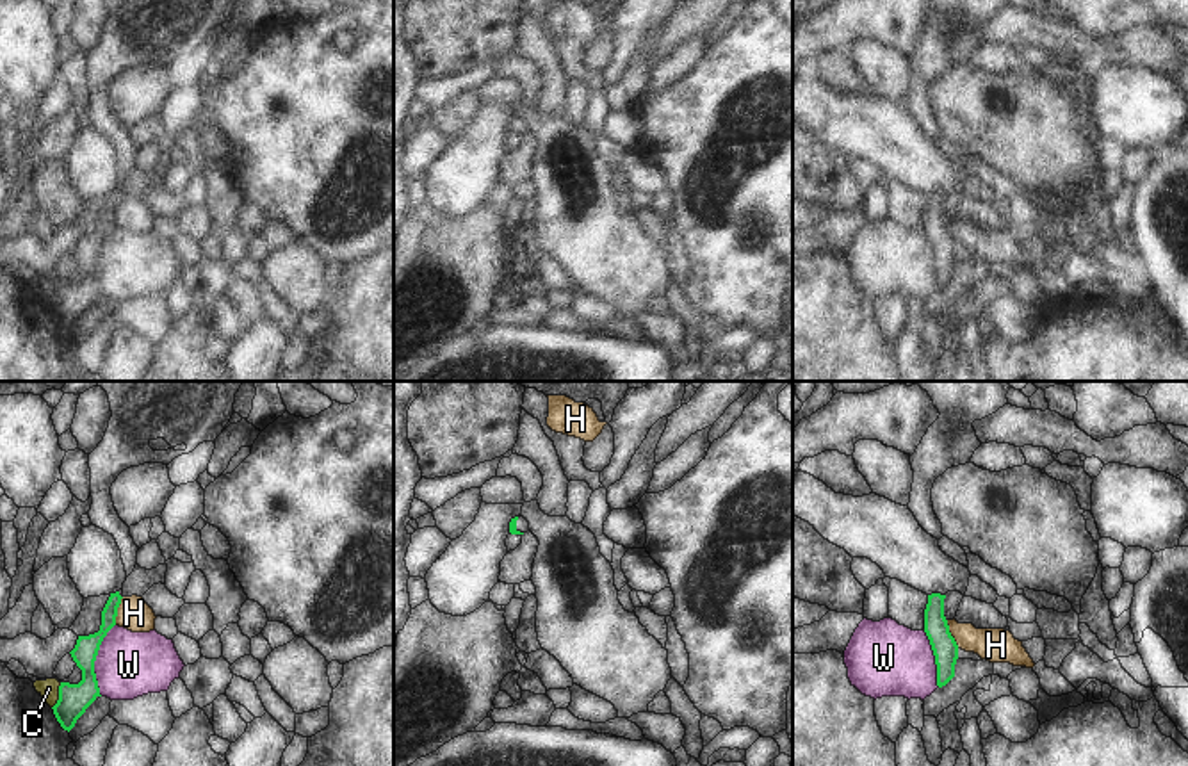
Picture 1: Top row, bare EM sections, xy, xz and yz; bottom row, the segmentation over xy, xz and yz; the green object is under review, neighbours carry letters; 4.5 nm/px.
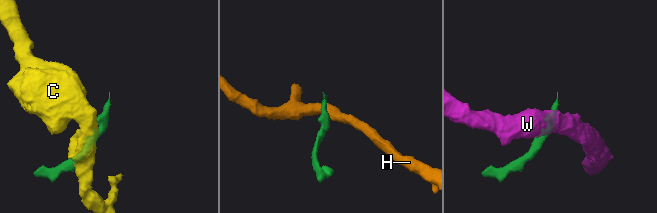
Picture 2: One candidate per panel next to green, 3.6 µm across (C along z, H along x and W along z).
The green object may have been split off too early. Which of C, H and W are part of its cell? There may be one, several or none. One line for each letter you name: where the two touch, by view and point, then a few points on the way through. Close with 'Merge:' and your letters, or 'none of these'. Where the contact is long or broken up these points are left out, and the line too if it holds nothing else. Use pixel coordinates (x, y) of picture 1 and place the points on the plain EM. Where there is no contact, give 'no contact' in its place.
Merge: none of these

